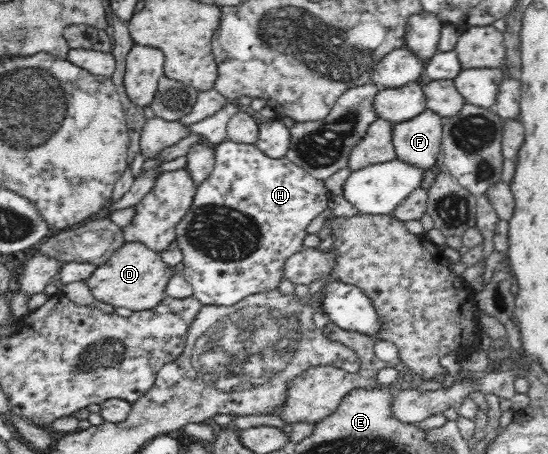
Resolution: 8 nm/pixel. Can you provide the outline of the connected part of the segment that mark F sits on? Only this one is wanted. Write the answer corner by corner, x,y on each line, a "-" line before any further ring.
429,109
410,118
407,122
403,122
403,124
395,124
391,134
395,158
423,170
430,168
436,162
440,162
442,133
443,124
441,116

